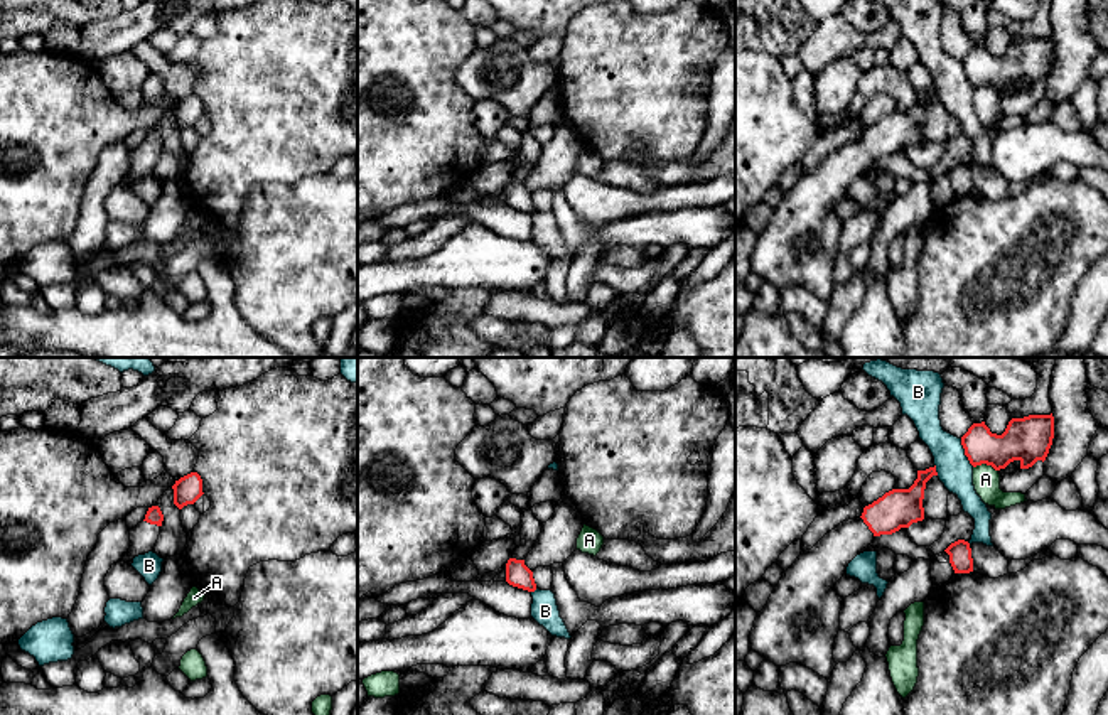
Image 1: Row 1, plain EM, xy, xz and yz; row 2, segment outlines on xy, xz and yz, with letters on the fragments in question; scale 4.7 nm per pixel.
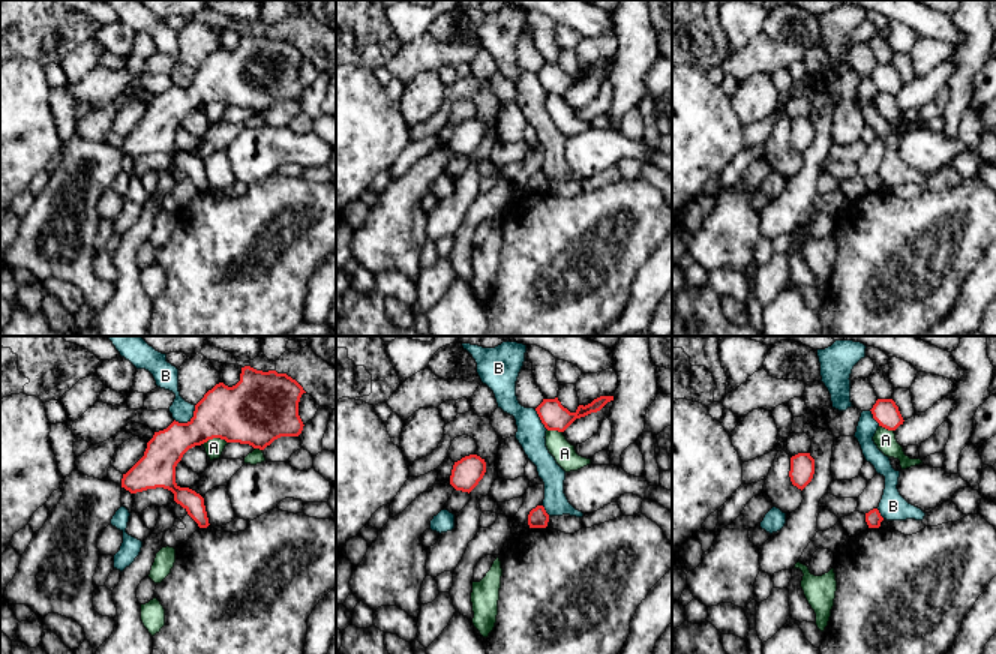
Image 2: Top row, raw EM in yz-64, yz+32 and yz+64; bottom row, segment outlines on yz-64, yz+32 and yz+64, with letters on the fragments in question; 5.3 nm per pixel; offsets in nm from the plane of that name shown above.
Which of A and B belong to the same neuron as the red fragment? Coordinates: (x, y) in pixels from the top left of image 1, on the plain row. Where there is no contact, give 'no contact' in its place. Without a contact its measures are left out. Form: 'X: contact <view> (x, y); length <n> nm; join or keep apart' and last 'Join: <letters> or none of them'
A: contact yz (985, 85); length 120 nm; keep apart
B: contact yz (965, 75); length 150 nm; keep apart
Join: none of them

